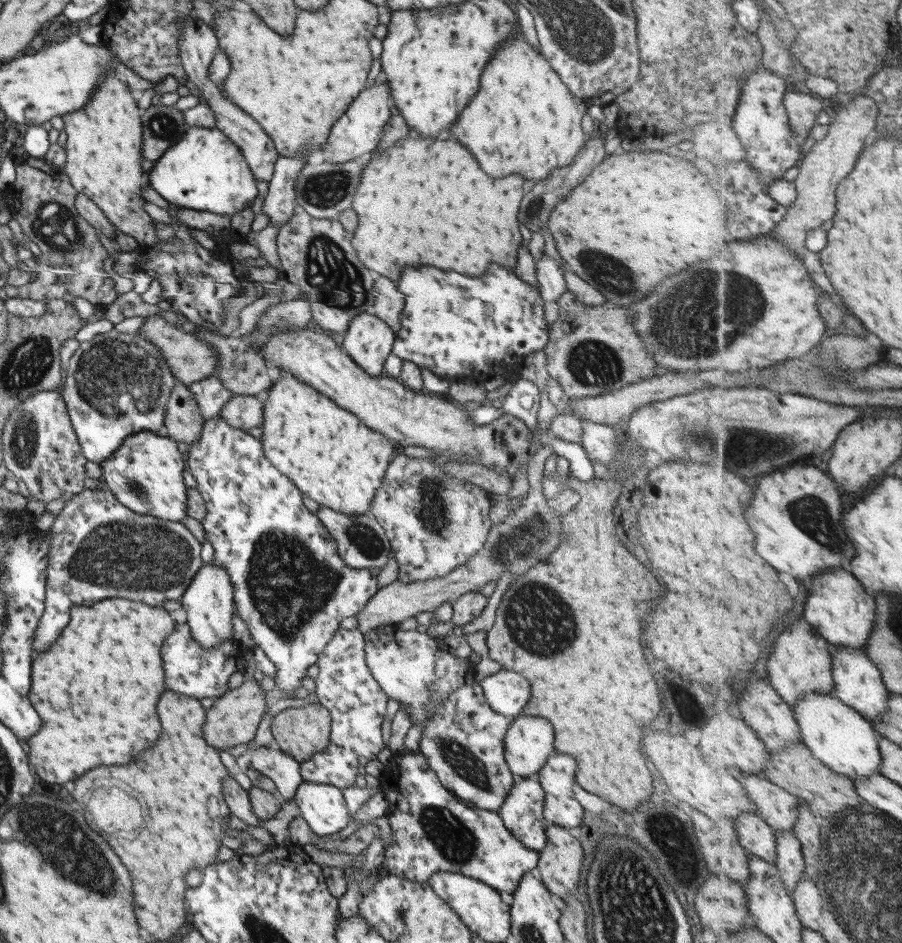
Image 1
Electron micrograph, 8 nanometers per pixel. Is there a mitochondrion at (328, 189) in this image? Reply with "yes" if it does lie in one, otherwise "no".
yes

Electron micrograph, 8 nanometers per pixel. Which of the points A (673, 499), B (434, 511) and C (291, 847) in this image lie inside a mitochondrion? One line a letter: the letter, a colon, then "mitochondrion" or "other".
A: other
B: mitochondrion
C: other

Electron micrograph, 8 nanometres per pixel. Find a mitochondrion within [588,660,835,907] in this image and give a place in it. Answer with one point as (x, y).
(817, 863)

